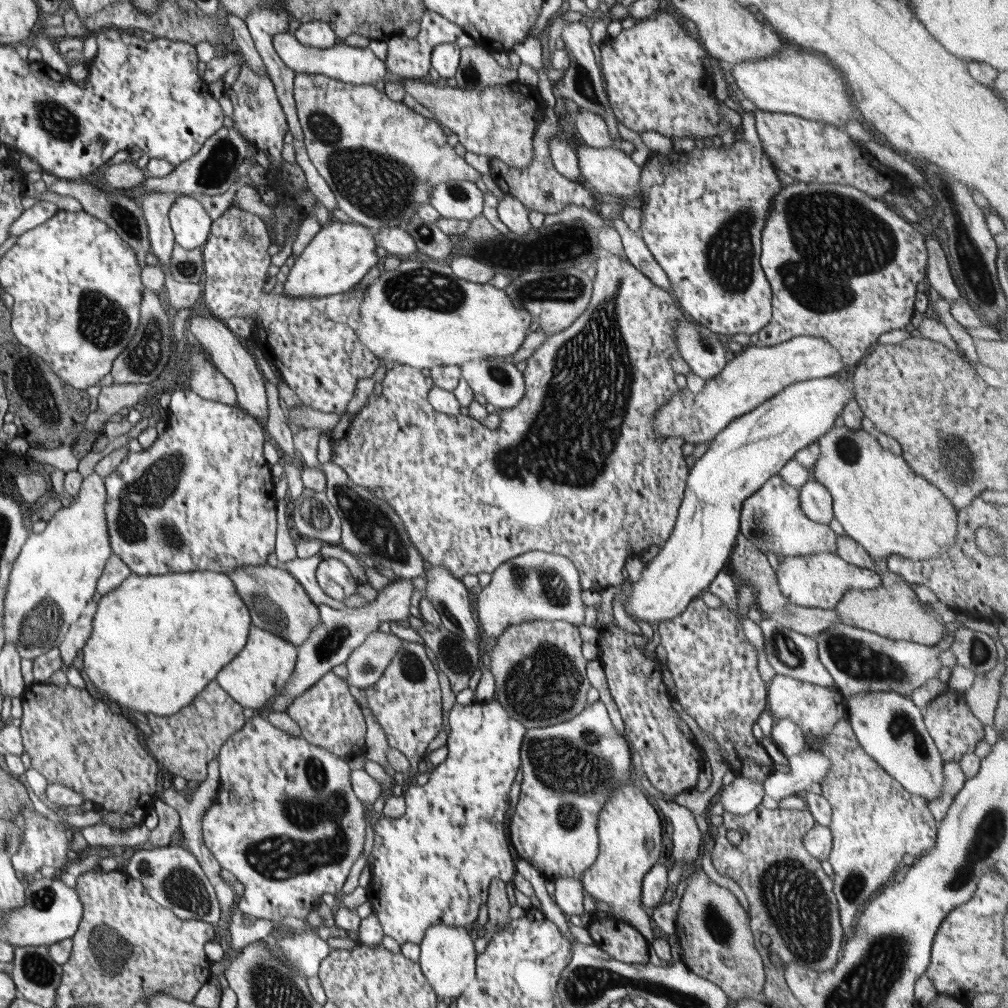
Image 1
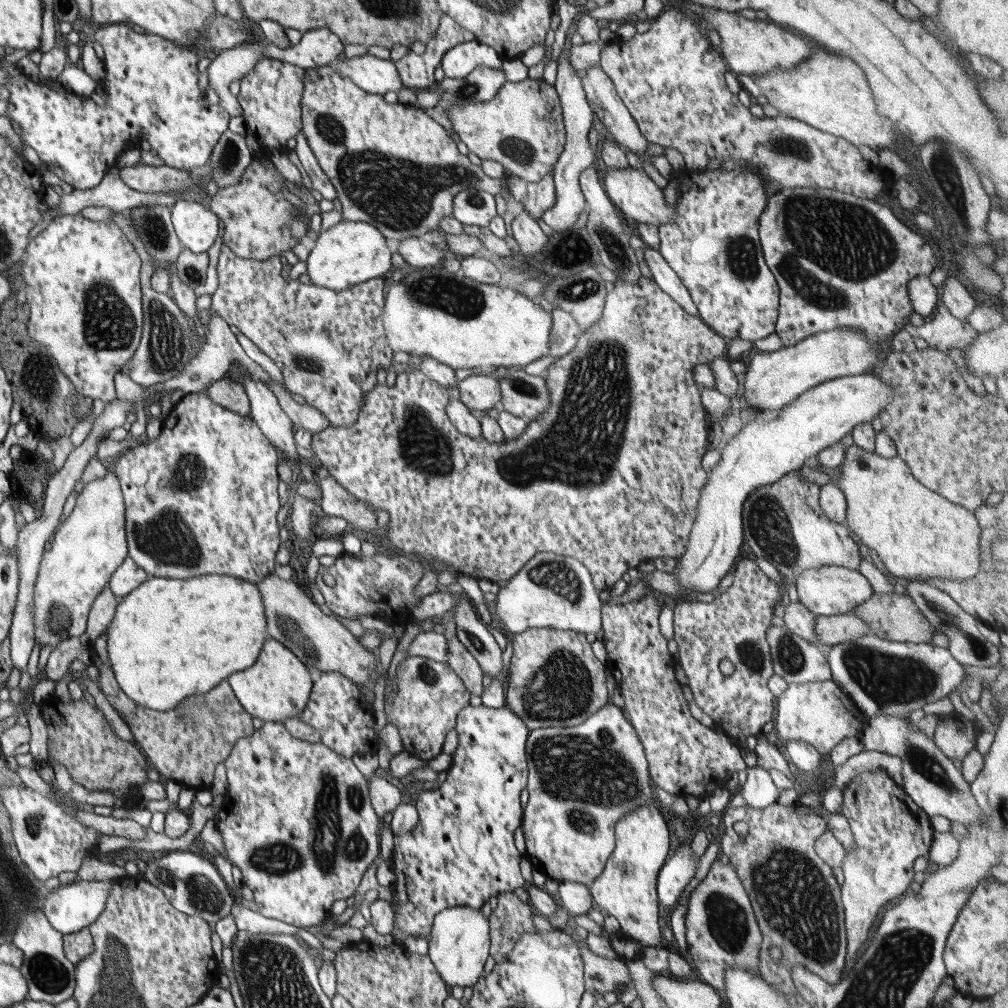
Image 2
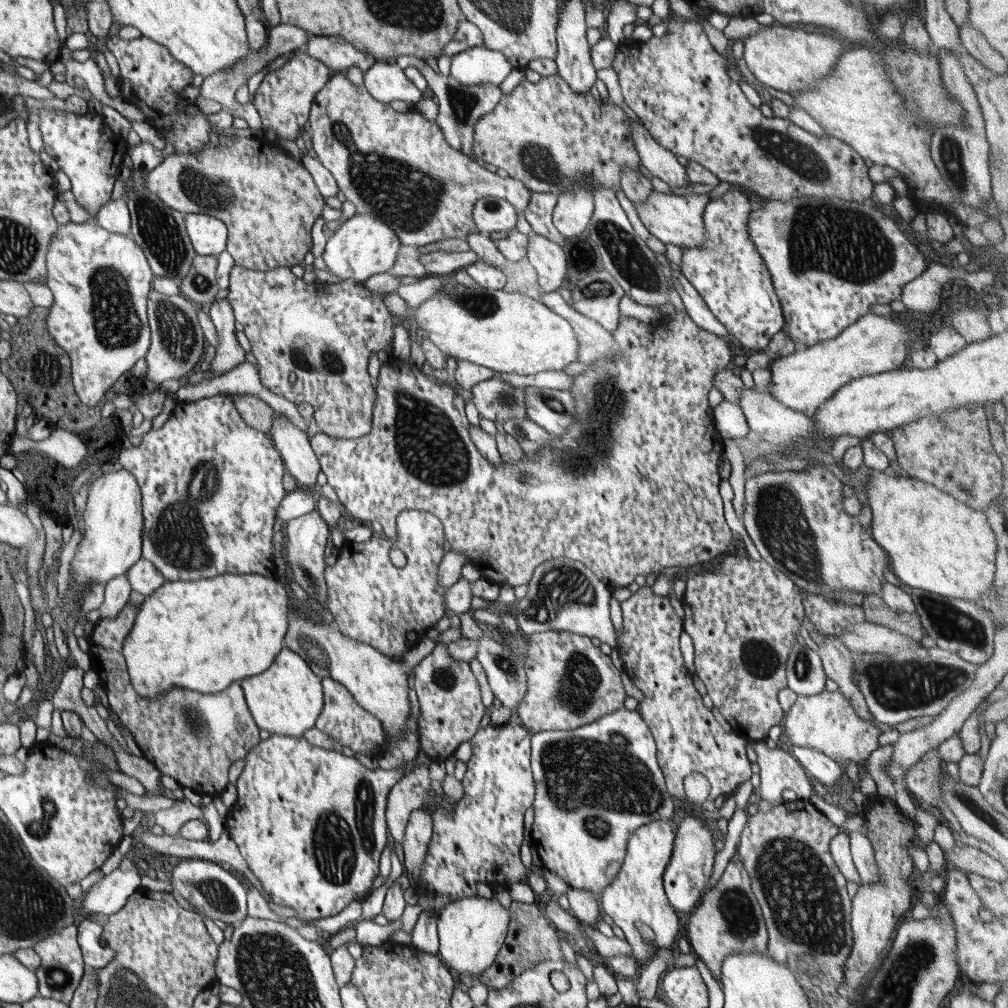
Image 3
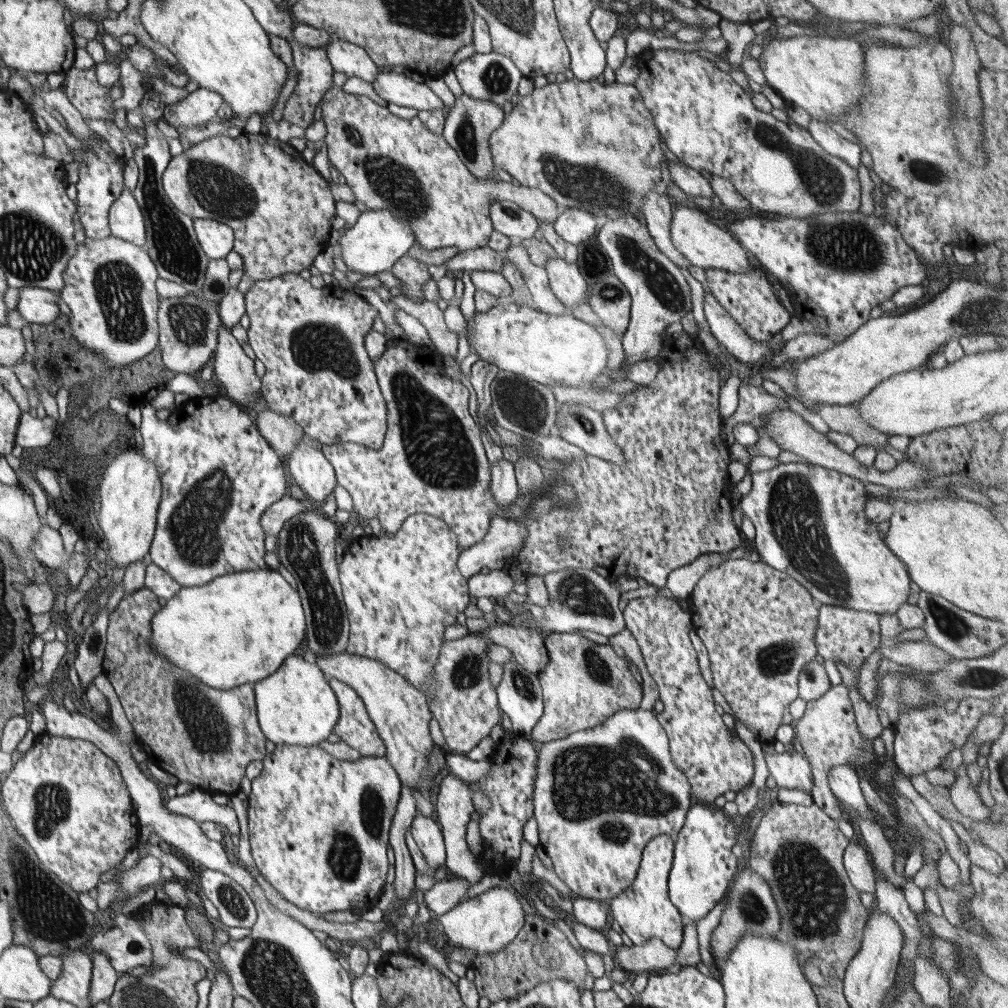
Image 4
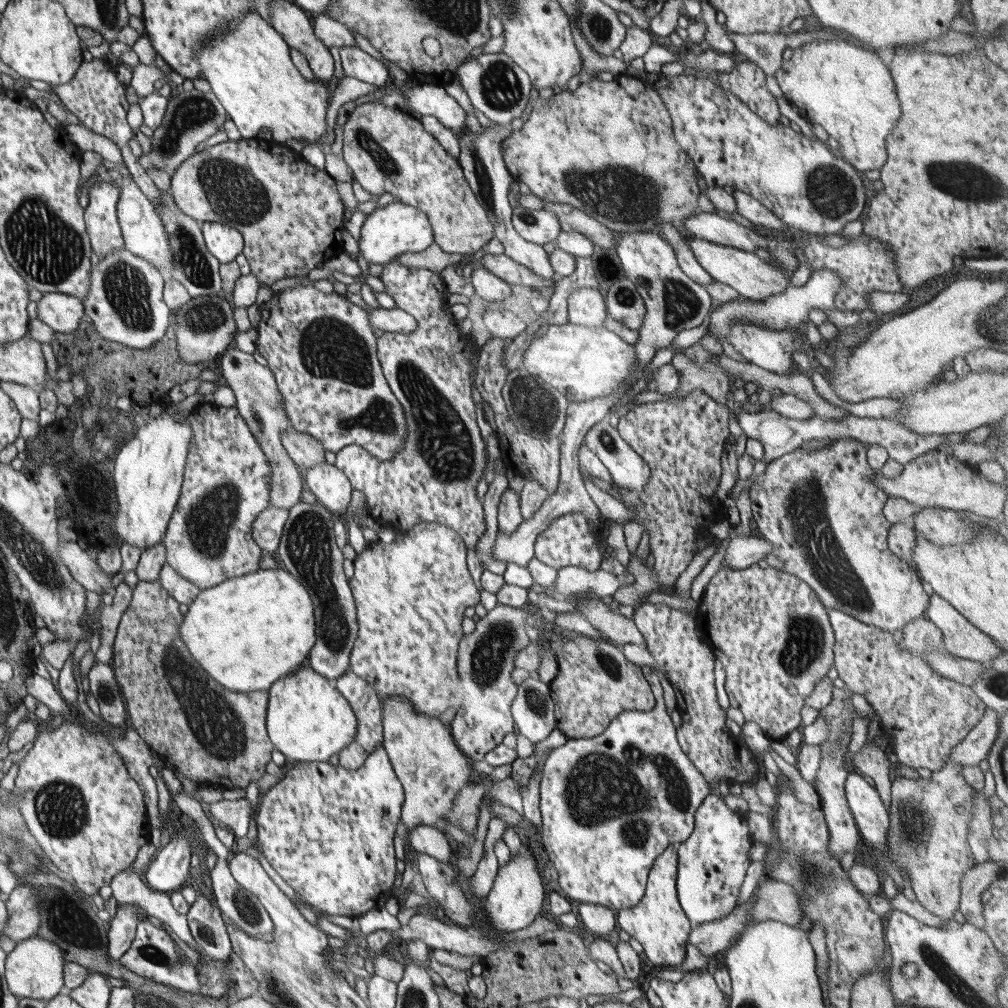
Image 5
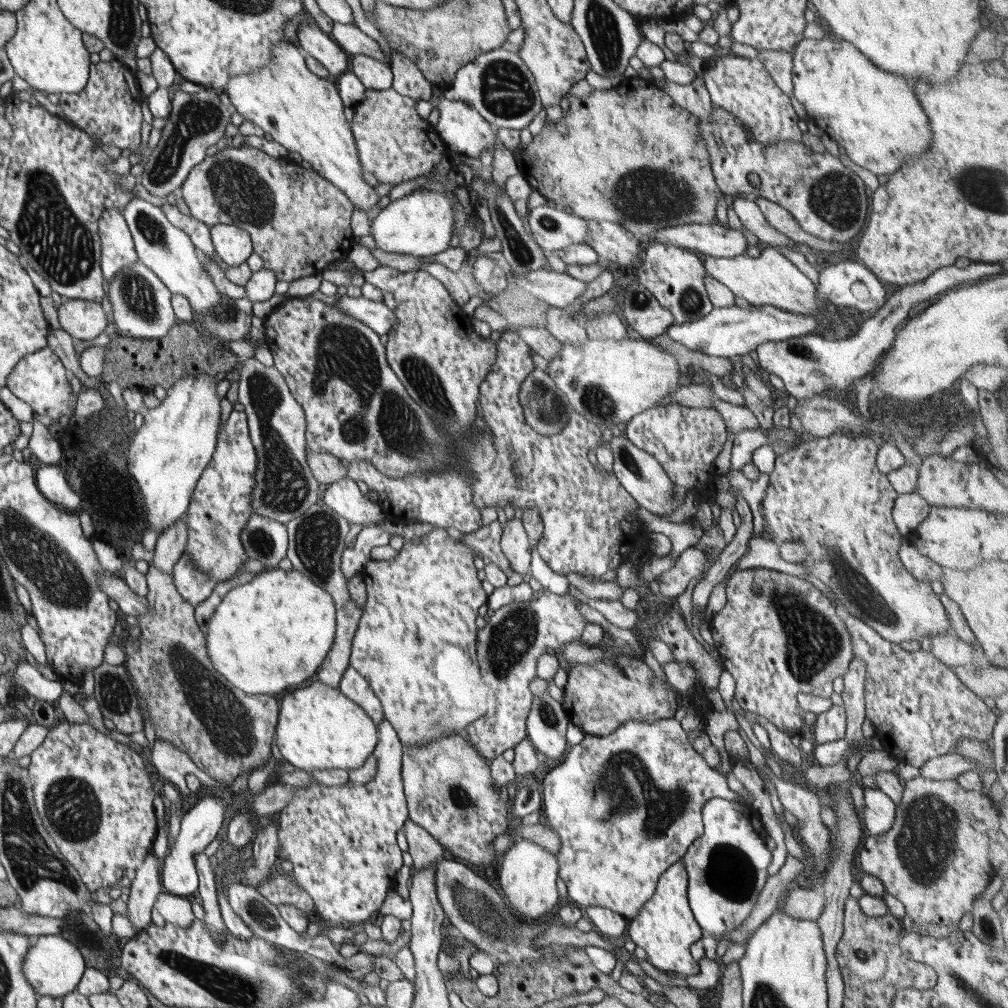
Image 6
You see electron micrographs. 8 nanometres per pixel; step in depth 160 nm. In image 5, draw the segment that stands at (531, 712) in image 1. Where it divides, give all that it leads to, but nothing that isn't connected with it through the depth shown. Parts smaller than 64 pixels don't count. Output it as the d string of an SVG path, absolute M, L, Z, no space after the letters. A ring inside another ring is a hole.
M579 636L578 638L567 640L564 646L562 646L562 649L558 651L557 661L559 664L559 671L556 674L556 679L549 684L549 692L555 708L556 726L558 730L561 730L570 739L598 736L601 732L604 732L605 728L608 728L608 725L612 720L614 720L614 718L621 712L628 710L642 712L650 711L656 706L657 700L653 694L652 683L645 680L641 666L628 661L622 652L623 649L621 646L617 646L612 642L607 643L606 641L594 640L587 636Z

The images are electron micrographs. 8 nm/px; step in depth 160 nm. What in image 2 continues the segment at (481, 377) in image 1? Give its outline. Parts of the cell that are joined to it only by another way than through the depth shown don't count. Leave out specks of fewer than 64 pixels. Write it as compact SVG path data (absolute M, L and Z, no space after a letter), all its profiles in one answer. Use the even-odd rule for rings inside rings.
M510 367L506 376L497 378L502 391L502 408L517 417L535 420L548 410L548 387L544 378Z

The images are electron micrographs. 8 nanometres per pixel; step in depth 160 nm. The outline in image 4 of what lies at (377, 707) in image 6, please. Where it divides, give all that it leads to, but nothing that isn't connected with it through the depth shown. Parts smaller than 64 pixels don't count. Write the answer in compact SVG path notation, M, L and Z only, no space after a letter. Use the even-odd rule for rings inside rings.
M329 679L340 705L340 718L333 728L333 738L344 741L360 752L362 757L384 757L385 744L380 738L364 701L344 682Z

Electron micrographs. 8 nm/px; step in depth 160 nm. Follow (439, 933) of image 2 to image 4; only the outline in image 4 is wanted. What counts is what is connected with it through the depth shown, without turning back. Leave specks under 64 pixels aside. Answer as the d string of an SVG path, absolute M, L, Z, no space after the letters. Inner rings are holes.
M494 887L488 891L467 898L450 912L437 916L441 932L454 948L470 950L476 956L484 952L498 952L506 948L520 932L525 923L524 908L516 894L506 888Z

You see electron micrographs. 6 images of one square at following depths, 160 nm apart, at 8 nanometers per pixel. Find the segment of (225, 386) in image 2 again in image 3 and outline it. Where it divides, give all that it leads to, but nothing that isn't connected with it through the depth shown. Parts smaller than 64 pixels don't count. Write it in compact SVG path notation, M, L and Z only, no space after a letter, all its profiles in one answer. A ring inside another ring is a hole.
M232 394L230 397L248 426L270 436L273 418L277 414L271 406L251 394Z

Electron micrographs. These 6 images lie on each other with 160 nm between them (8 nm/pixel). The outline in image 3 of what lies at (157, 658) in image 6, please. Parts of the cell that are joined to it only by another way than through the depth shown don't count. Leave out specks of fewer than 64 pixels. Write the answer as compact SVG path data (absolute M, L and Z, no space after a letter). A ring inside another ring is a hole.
M128 604L116 618L112 618L112 620L106 618L106 620L99 621L88 638L88 652L93 660L91 668L98 673L104 690L104 700L108 702L111 710L119 716L123 725L130 730L137 745L141 748L143 756L163 775L175 778L181 787L191 788L206 799L210 796L219 795L228 786L228 775L232 764L237 760L244 759L252 748L261 741L260 729L249 711L240 681L232 683L226 690L214 695L214 706L212 706L214 716L218 716L218 708L220 708L220 720L222 720L220 738L214 738L208 722L202 720L202 716L200 716L198 702L203 696L200 692L184 690L184 688L172 688L170 692L164 692L164 696L158 696L156 699L146 699L139 696L136 690L132 688L127 657L123 653L124 643L131 634L132 628L135 627L139 608L142 608L142 605Z

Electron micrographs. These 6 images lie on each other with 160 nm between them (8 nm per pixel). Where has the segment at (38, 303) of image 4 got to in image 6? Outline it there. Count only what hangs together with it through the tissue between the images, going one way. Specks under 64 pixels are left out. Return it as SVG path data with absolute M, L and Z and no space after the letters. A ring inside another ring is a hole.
M76 298L65 299L58 309L59 322L70 336L94 340L108 328L108 314L101 303Z

